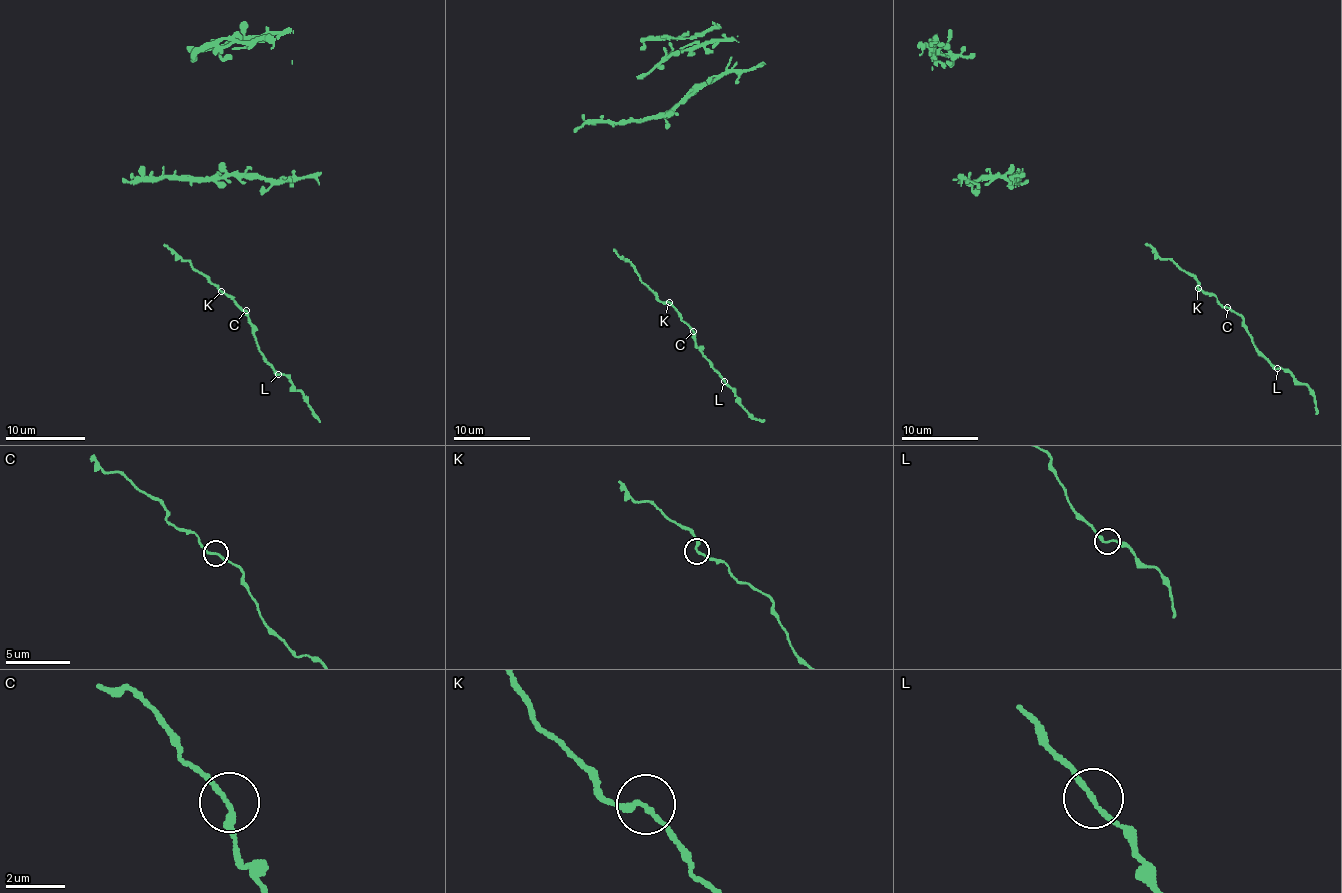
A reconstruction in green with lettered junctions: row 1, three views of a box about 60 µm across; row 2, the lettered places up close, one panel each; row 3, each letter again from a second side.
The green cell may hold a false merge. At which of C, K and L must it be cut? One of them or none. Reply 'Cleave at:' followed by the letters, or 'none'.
Cleave at: K

